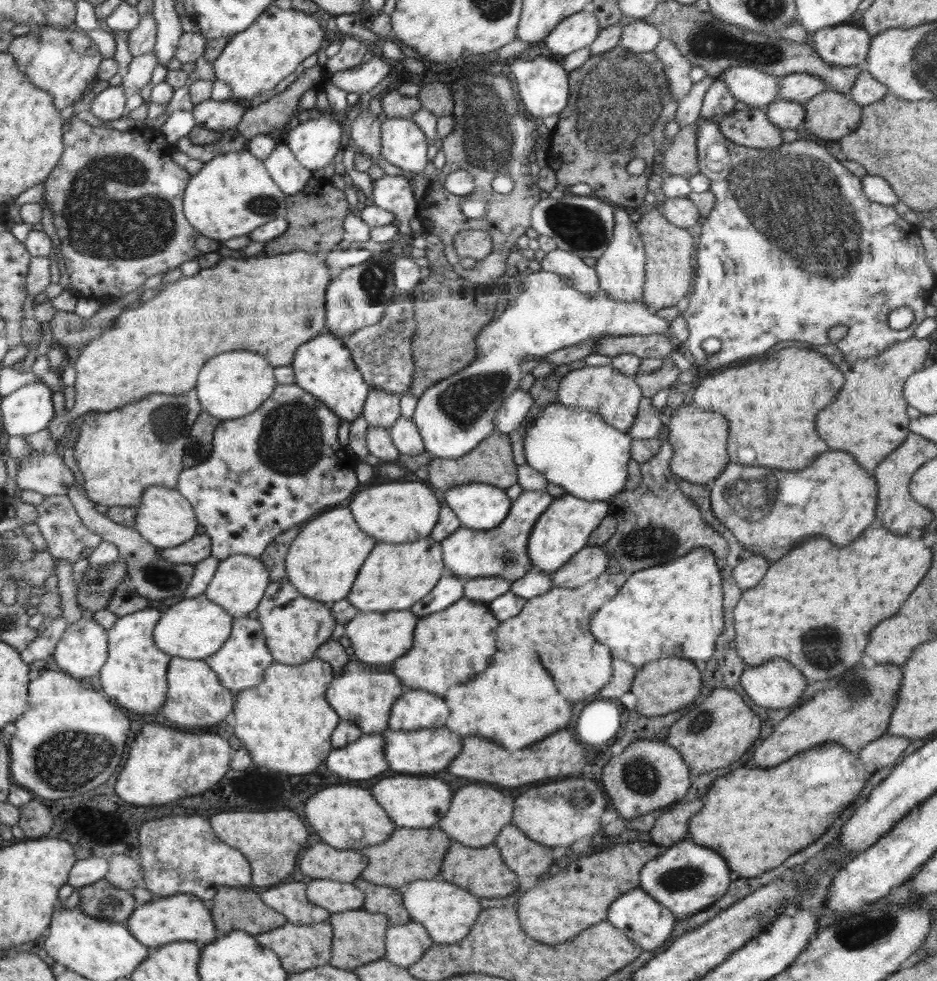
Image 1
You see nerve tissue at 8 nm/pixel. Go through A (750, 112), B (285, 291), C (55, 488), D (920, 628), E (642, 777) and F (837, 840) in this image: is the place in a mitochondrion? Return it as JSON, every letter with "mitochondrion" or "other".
{"A":"other","B":"other","C":"other","D":"other","E":"mitochondrion","F":"other"}

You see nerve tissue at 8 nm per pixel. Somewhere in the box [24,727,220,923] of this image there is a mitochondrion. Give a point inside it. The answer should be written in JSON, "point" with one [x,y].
{"point":[62,760]}

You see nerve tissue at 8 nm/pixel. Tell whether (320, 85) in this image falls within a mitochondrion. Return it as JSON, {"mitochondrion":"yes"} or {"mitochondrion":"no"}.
{"mitochondrion":"no"}

